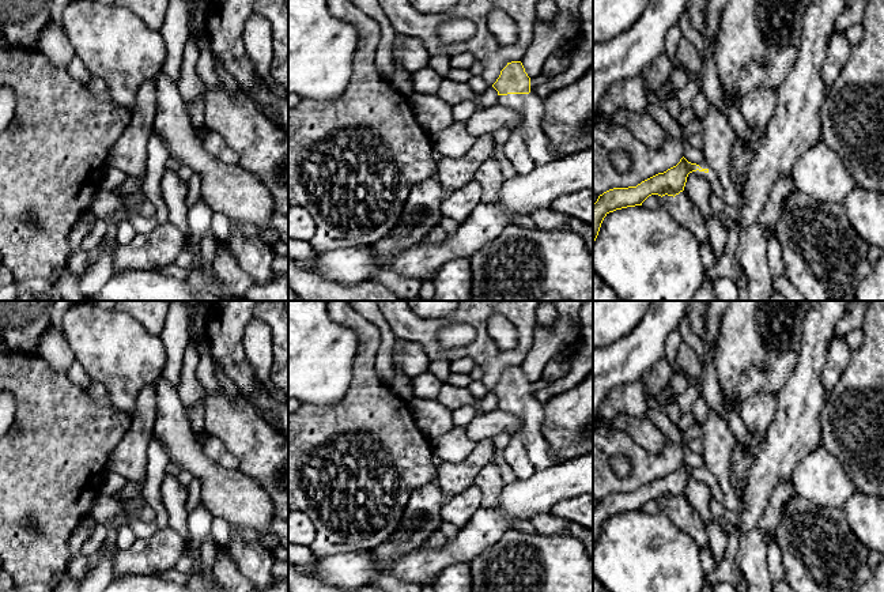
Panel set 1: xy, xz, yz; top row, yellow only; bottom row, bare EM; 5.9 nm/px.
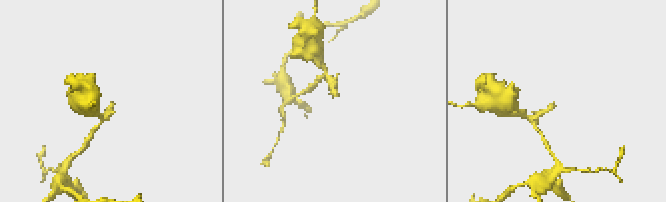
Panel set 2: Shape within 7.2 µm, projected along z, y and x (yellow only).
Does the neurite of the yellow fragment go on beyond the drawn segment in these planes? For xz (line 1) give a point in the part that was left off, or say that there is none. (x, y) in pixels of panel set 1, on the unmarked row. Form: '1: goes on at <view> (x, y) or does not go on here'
1: goes on at xz (529, 411)

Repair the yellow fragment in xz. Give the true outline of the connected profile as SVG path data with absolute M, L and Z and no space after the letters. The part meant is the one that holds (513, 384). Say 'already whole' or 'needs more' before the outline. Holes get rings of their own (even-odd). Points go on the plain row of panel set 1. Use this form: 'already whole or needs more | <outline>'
needs more | M507 367L492 392L498 396L498 408L521 421L517 434L525 444L533 471L556 464L555 452L541 431L543 404L530 396L530 382L522 367Z

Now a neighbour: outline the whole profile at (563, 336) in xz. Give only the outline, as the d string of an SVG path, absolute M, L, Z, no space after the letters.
M558 317L551 328L534 324L532 346L521 367L528 381L536 382L556 355L571 354L581 342L581 331L567 317Z

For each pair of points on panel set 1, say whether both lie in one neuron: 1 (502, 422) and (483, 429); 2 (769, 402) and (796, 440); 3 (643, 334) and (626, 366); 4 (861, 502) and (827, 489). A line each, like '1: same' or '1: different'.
1: same
2: different
3: same
4: different

